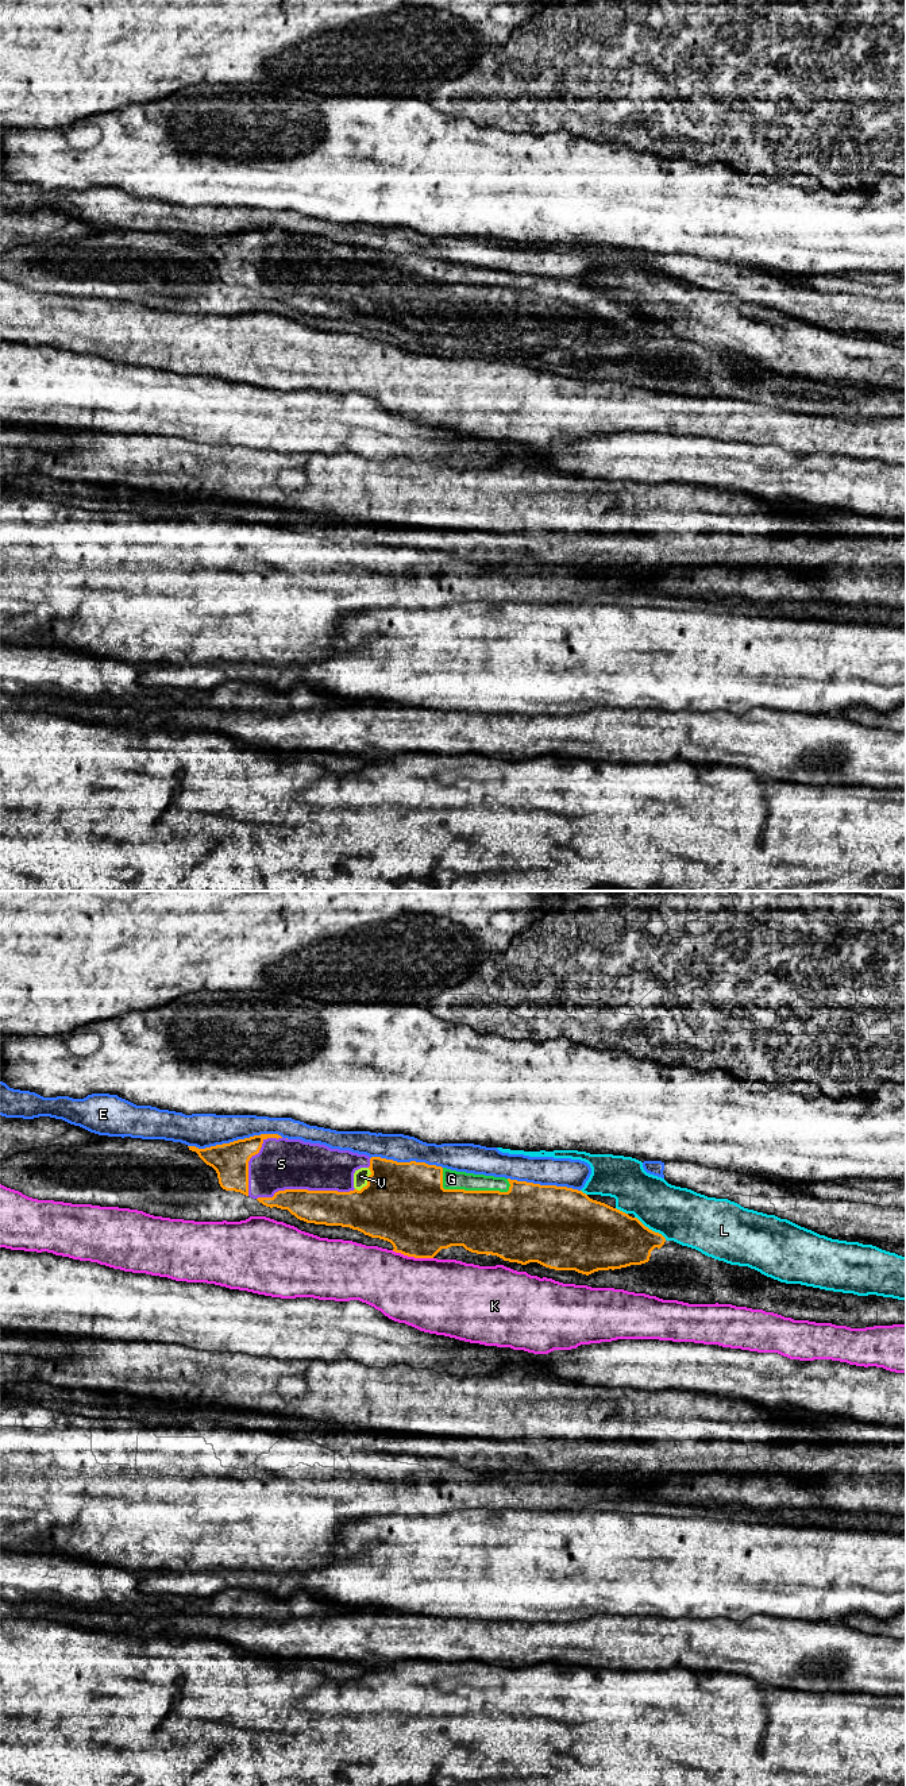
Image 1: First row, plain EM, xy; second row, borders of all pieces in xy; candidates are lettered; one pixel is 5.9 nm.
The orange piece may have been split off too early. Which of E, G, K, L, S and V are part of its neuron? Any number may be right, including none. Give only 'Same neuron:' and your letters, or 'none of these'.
Same neuron: G, S, V

